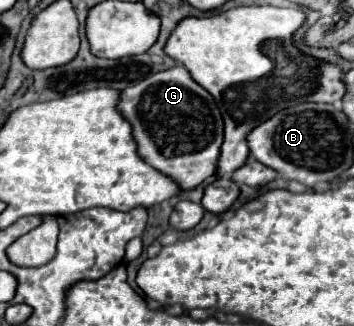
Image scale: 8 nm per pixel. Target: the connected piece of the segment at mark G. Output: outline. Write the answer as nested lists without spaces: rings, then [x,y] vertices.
[[[171,68],[147,76],[135,86],[129,86],[119,92],[119,112],[127,122],[131,122],[133,138],[141,158],[155,166],[161,174],[171,176],[177,182],[179,190],[193,190],[205,178],[215,174],[215,162],[219,158],[219,148],[223,144],[223,120],[213,96],[199,84],[195,84],[185,68]]]

